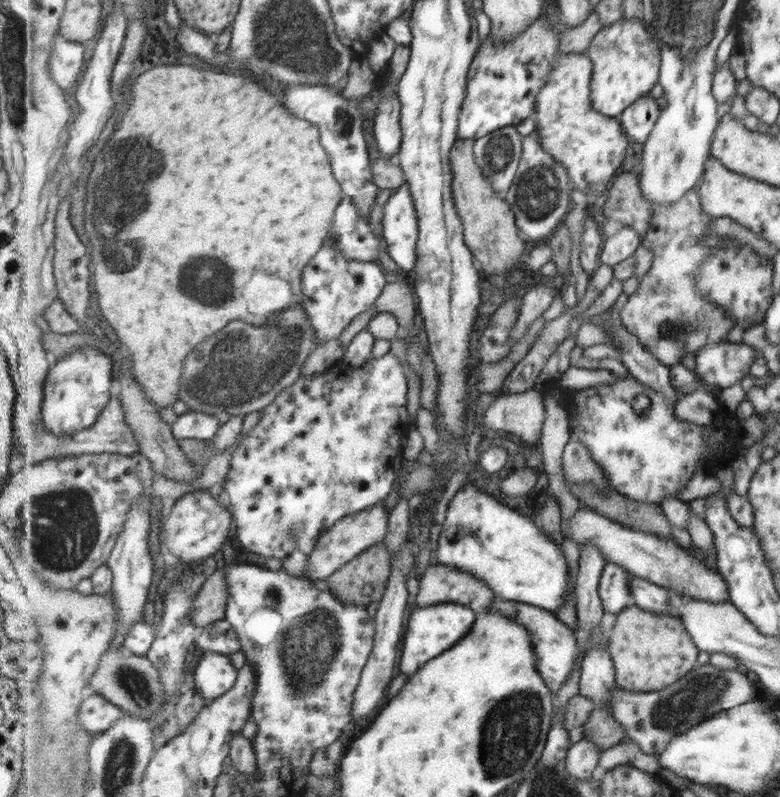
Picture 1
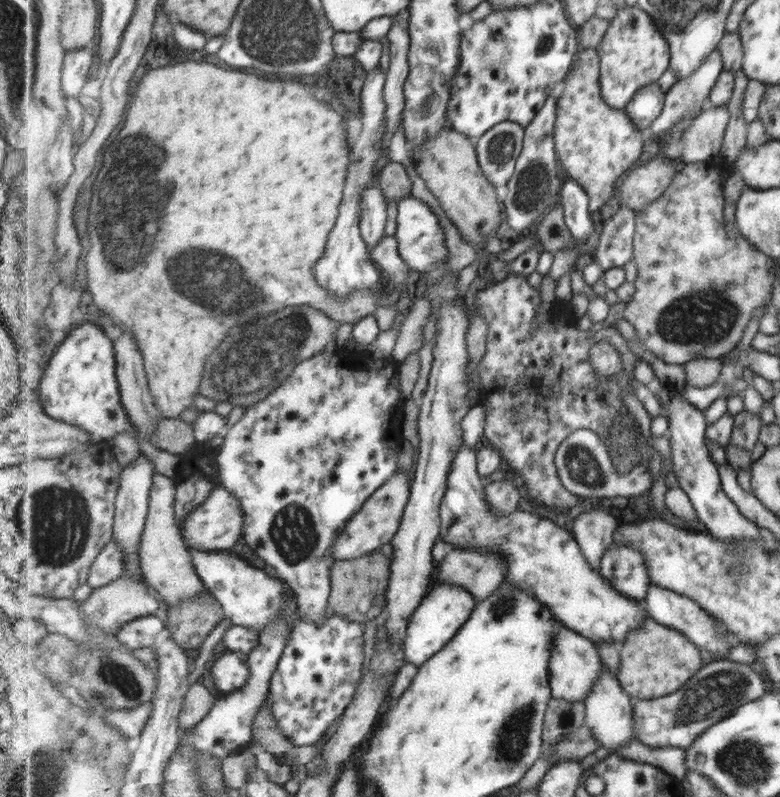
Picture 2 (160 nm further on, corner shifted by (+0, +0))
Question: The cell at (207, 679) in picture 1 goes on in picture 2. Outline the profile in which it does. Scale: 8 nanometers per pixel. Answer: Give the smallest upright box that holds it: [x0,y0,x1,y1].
[211,651,251,694]

